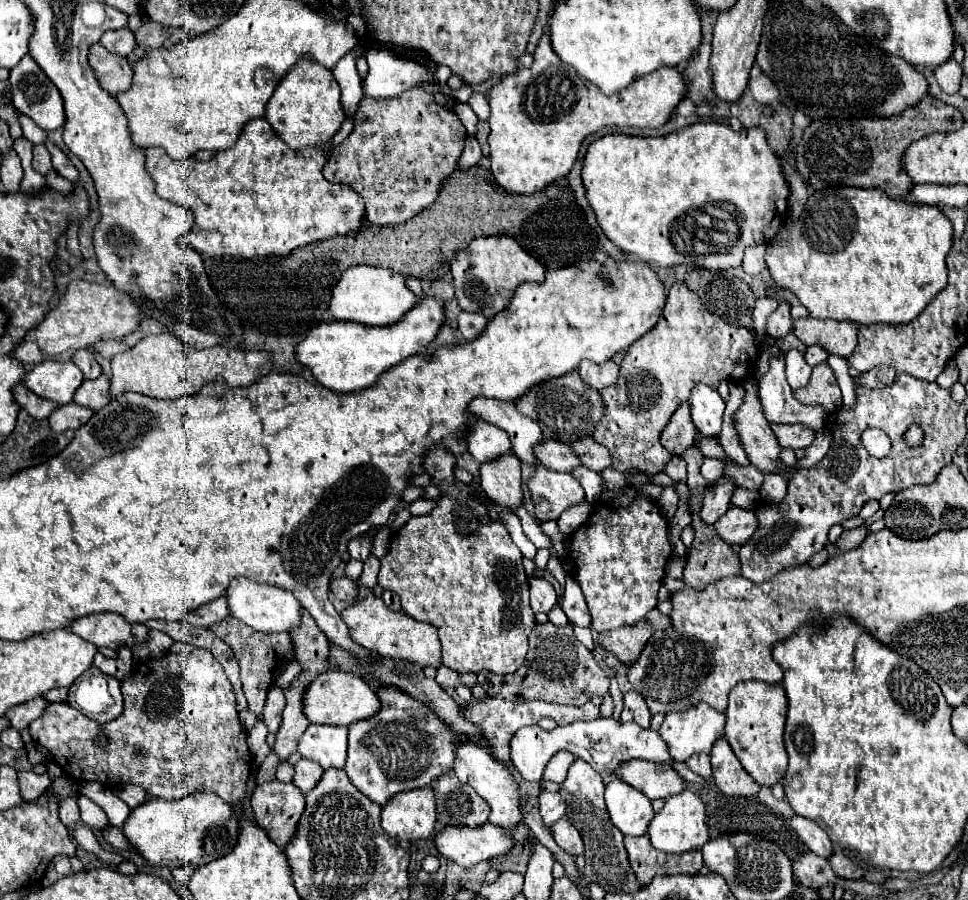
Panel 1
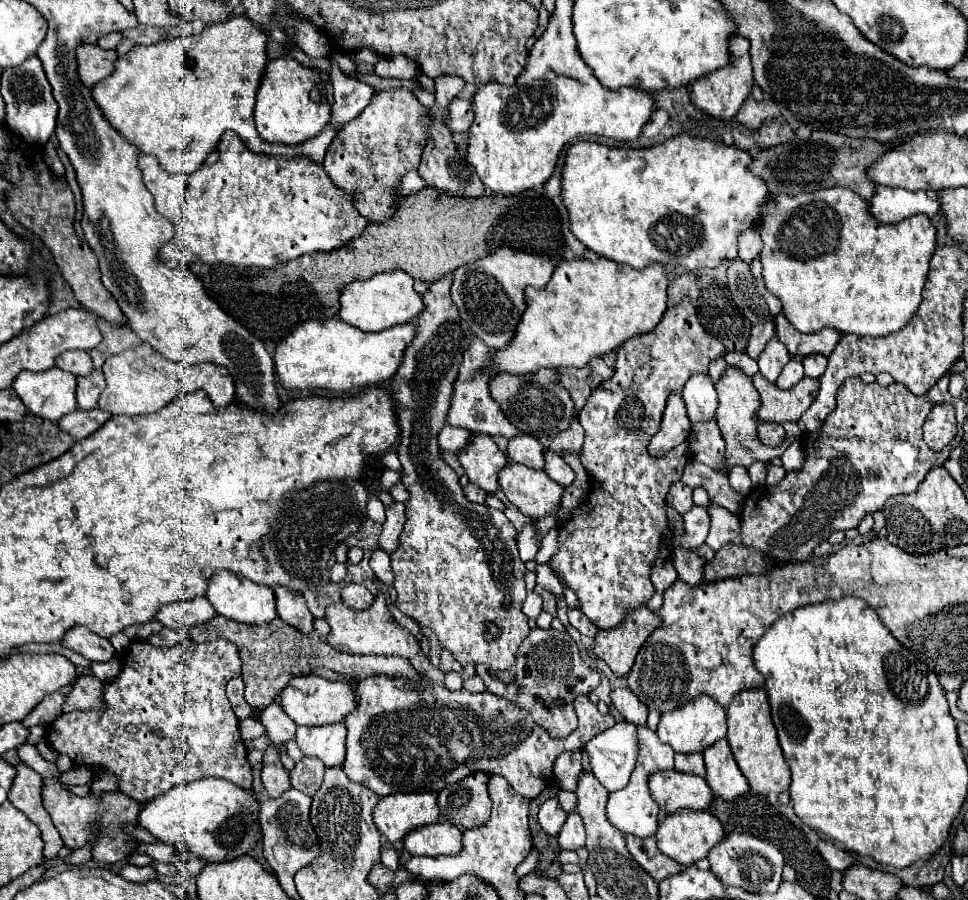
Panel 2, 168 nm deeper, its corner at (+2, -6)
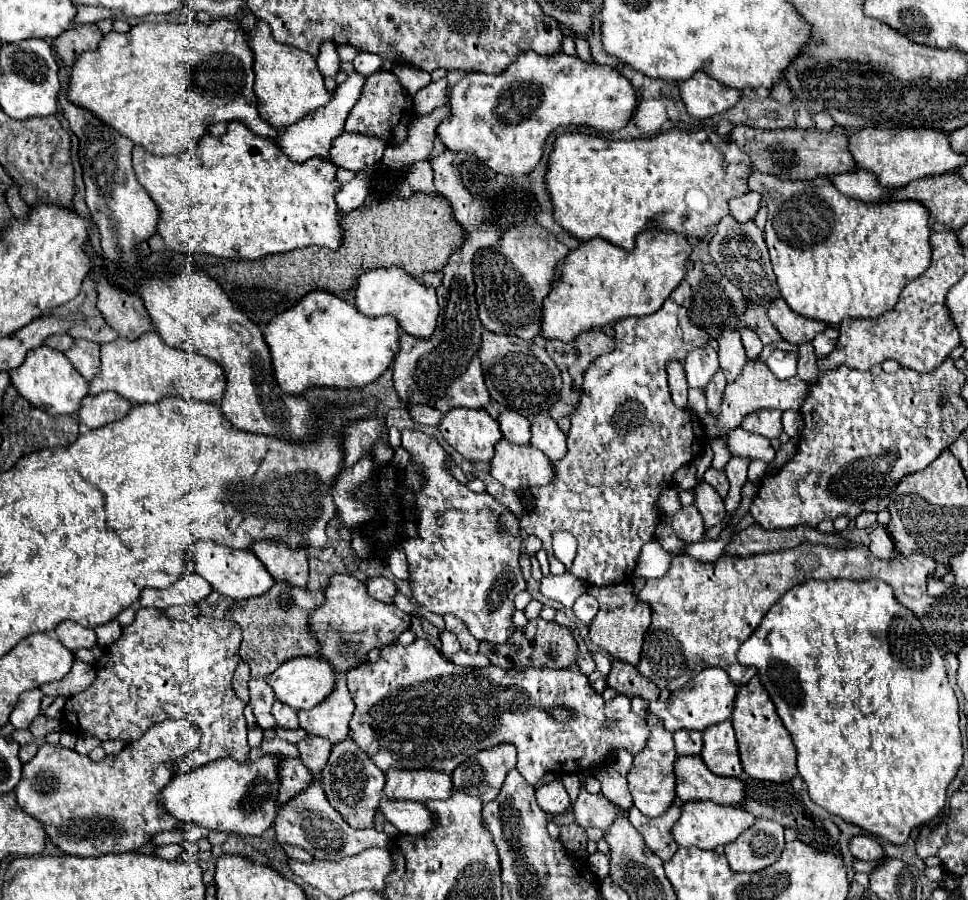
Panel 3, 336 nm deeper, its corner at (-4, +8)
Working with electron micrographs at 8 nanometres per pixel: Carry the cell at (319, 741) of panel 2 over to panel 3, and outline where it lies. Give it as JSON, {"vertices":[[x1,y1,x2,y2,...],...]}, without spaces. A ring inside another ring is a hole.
{"vertices":[[337,674,337,688,331,698,311,710,299,710,299,722,307,734,321,736,331,744,337,744,349,736,349,720,353,716,353,710,355,704,349,696,345,674]]}

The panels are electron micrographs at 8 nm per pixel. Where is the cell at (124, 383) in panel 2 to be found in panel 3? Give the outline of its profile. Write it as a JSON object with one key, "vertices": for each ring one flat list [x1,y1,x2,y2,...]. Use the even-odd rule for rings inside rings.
{"vertices":[[157,332,141,334,137,340,117,338,113,342,101,344,101,362,103,372,99,372,99,378,89,384,89,394,97,396,101,392,113,390,131,404,157,402,157,398,165,396,199,398,219,404,227,386,225,372,217,362,199,354,189,354,185,350,171,348,163,344]]}

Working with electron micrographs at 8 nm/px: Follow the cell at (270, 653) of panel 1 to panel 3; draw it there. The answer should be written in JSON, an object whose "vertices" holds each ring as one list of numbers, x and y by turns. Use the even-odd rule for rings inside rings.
{"vertices":[[275,582,275,586,259,596,247,598,243,602,231,600,219,592,211,592,203,602,199,602,199,614,207,618,227,618,241,626,243,630,243,646,239,648,243,662,251,668,253,680,267,680,283,662,297,658,297,656,317,656,321,644,311,634,309,628,309,614,315,612,323,604,325,596,321,590,295,590,285,582]]}

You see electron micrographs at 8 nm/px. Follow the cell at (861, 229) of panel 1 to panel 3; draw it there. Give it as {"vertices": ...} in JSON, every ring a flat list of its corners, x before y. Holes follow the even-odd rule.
{"vertices":[[751,174,749,188,767,200,765,242,783,300,801,316,839,326,843,318,875,318,891,310,903,288,919,278,931,260,929,212,915,200,893,200,887,204,865,204,841,194,827,176,815,180,783,182,771,174]]}

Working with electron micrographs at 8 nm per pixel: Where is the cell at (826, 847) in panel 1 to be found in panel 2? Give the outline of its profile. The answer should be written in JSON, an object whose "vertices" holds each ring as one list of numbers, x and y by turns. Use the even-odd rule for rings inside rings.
{"vertices":[[821,840,819,846,817,846,817,850,821,852,821,856,827,860,827,864,829,864,833,870,841,870,841,872,845,872,847,868,851,868,851,866,857,862,849,852,837,848,833,842,825,842,825,840]]}

